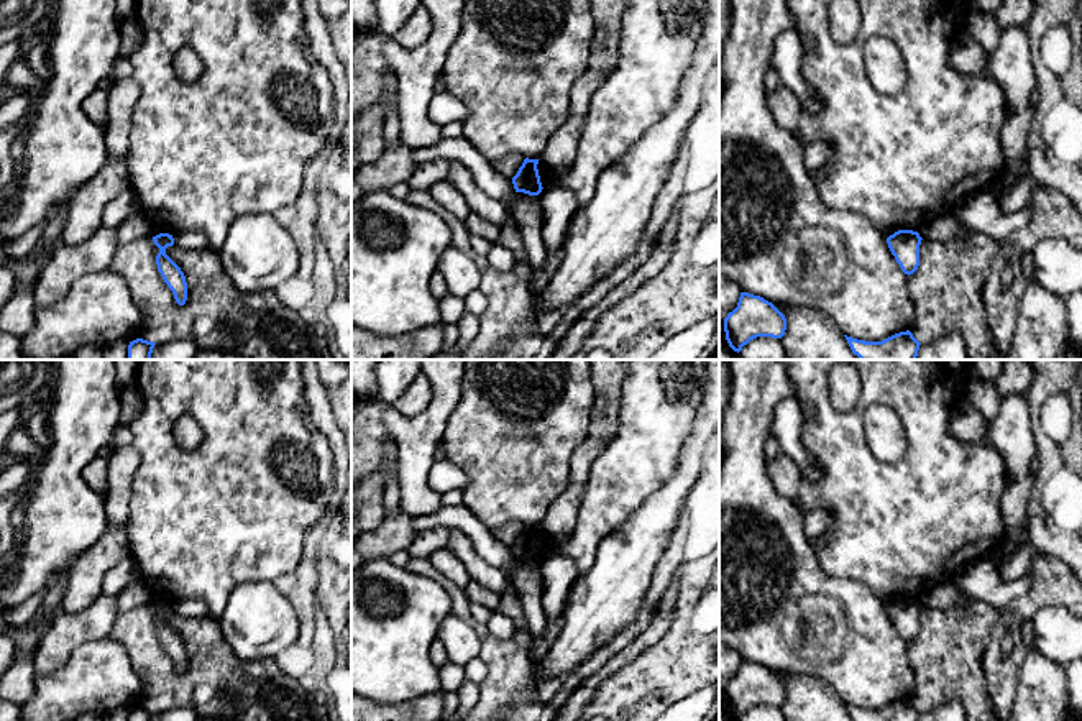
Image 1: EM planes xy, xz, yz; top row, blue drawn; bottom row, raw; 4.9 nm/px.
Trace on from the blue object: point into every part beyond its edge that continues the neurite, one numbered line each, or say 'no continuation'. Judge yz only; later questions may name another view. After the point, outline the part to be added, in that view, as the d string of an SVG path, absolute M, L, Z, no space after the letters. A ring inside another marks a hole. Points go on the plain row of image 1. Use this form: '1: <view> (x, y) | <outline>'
no continuation

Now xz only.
no continuation

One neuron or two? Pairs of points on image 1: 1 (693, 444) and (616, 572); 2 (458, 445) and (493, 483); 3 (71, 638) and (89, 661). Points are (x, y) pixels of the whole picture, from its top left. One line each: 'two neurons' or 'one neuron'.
1: one neuron
2: one neuron
3: two neurons

